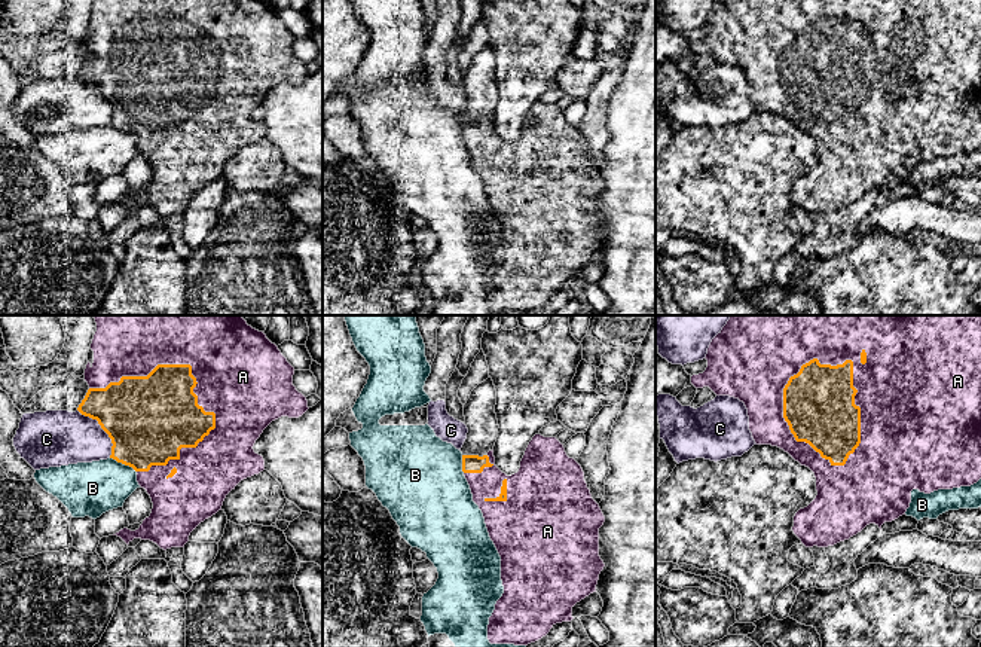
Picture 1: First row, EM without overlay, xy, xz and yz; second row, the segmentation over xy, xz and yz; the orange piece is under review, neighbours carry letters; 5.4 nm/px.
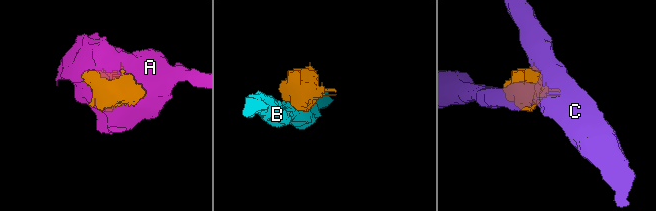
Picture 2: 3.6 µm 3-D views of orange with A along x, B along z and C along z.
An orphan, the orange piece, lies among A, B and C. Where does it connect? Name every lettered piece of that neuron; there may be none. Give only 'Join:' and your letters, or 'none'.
Join: A

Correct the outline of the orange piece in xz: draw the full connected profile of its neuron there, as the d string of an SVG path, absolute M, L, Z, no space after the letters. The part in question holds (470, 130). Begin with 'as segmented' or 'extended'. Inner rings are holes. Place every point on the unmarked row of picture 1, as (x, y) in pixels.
extended; M535 101L520 128L517 140L507 143L495 132L493 116L486 122L462 122L462 138L473 168L483 180L490 207L501 223L502 263L489 284L490 311L528 312L545 303L556 290L571 289L572 274L596 259L605 231L599 223L599 195L605 183L592 165L581 132L569 125L556 104Z

